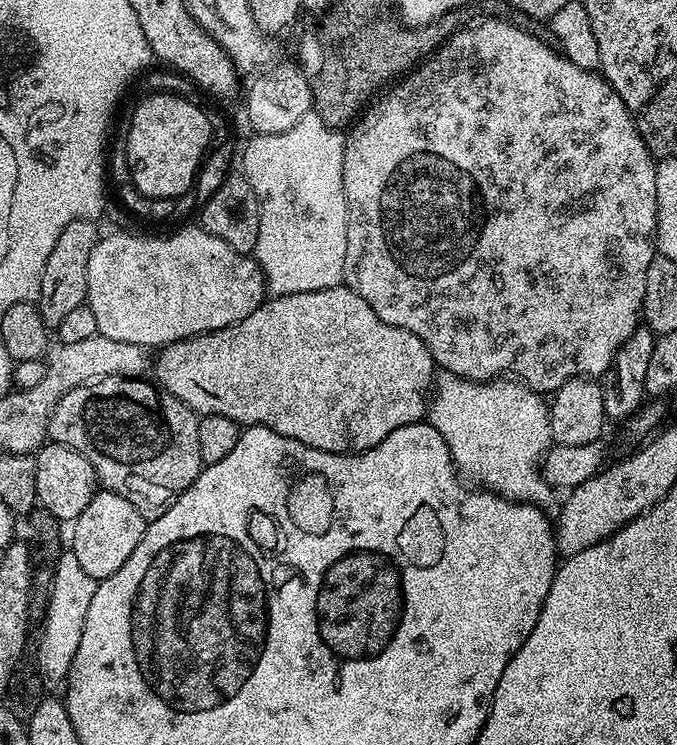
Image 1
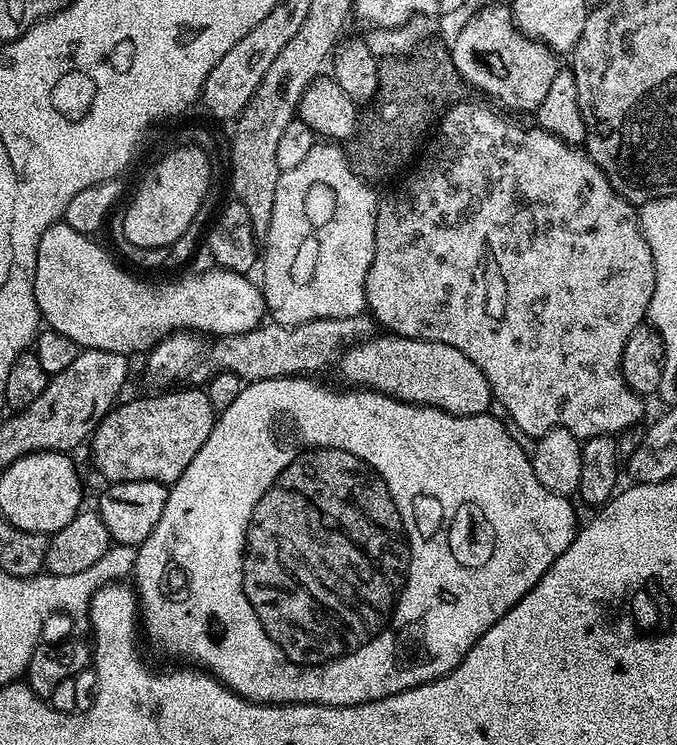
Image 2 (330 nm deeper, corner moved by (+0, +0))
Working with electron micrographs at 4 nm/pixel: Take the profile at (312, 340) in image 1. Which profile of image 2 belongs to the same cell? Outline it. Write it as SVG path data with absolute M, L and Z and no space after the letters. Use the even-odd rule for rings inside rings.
M373 334L367 340L361 340L346 349L340 355L338 369L340 376L345 380L345 385L355 386L360 390L385 392L386 395L396 400L404 400L407 404L425 404L452 416L482 416L493 407L490 382L486 382L486 374L462 354L462 350L454 350L454 346L446 346L442 342L430 342L418 338L393 336L391 334Z

